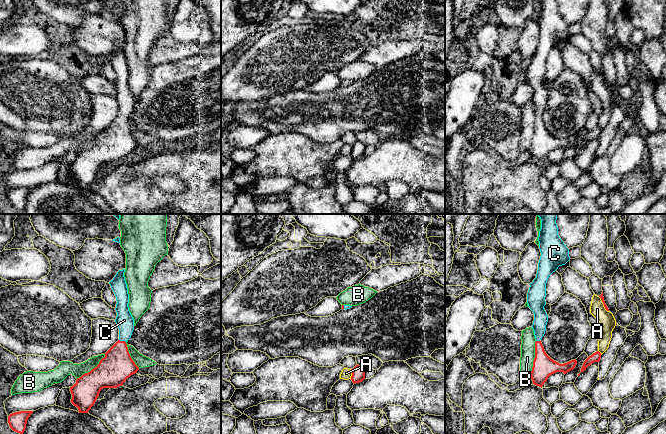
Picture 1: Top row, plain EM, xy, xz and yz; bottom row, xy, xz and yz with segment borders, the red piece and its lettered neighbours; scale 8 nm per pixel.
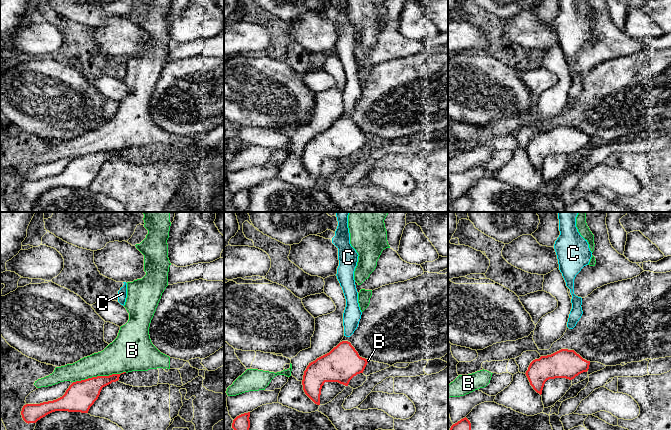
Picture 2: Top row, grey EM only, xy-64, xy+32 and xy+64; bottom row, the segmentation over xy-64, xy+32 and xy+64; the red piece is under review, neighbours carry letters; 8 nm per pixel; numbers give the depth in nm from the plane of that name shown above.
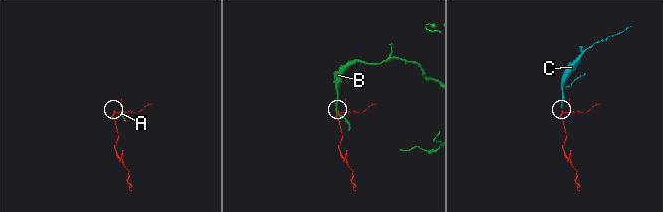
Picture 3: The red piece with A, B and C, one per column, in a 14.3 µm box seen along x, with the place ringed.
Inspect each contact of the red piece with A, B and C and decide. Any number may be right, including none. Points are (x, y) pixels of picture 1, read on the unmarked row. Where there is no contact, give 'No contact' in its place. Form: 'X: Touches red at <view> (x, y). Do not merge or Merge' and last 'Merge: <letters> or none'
A: Touches red at xz (352, 150). Do not merge
B: Touches red at yz (534, 134). Do not merge
C: Touches red at xy (122, 117). Merge
Merge: C

